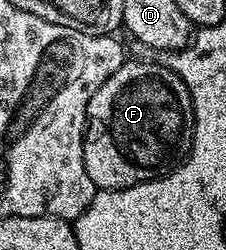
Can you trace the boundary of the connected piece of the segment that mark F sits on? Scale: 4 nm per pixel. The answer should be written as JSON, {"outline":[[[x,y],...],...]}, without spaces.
{"outline":[[[127,58],[88,101],[86,133],[82,137],[84,169],[88,177],[92,177],[95,188],[123,191],[126,187],[147,183],[150,179],[160,179],[173,171],[190,154],[193,140],[192,97],[182,78],[165,62],[149,63],[146,59]]]}

